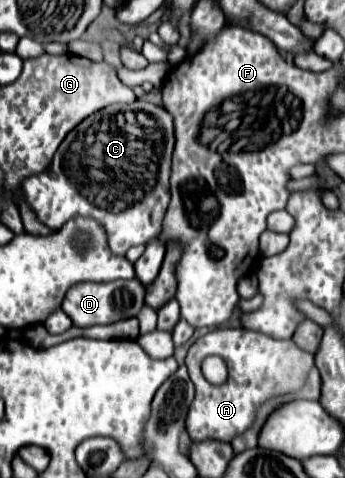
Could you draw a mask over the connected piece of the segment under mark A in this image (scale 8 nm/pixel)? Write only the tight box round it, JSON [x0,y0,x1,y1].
[186,329,314,441]

